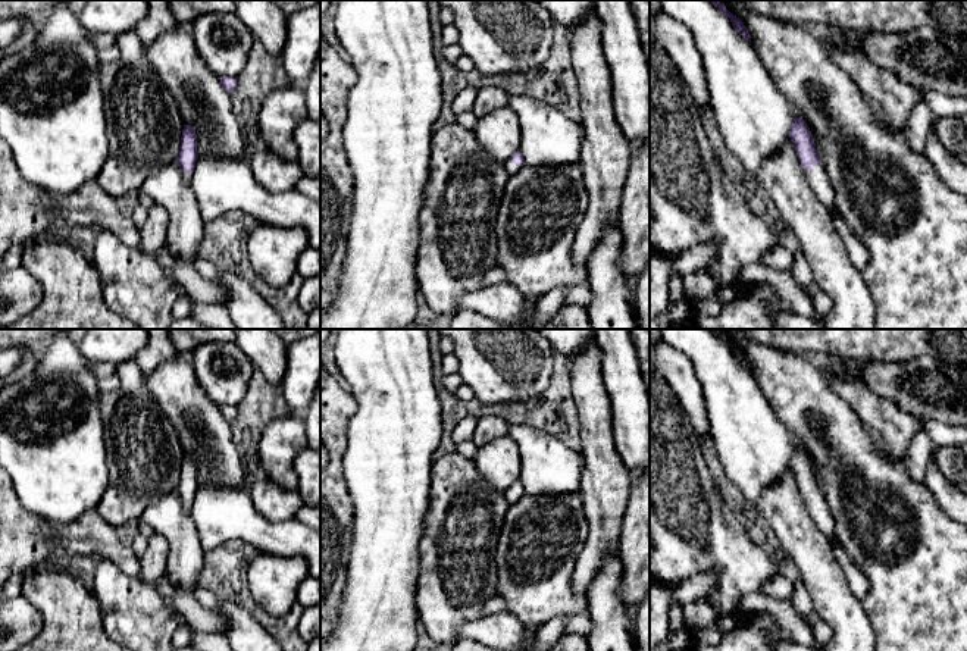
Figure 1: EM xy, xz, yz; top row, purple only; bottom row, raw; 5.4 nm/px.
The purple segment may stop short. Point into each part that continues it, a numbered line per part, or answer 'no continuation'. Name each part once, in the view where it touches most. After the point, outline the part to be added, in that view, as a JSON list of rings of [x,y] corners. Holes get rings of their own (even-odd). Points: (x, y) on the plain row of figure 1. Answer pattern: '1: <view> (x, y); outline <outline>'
1: yz (817, 506); outline [[[823,494],[808,498],[807,508],[820,532],[824,533],[829,541],[836,541],[833,516]]]

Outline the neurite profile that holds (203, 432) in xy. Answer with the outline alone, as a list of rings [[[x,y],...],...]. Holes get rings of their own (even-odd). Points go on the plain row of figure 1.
[[[188,356],[159,364],[143,386],[169,417],[184,454],[195,458],[198,486],[250,486],[231,423],[201,389]]]

